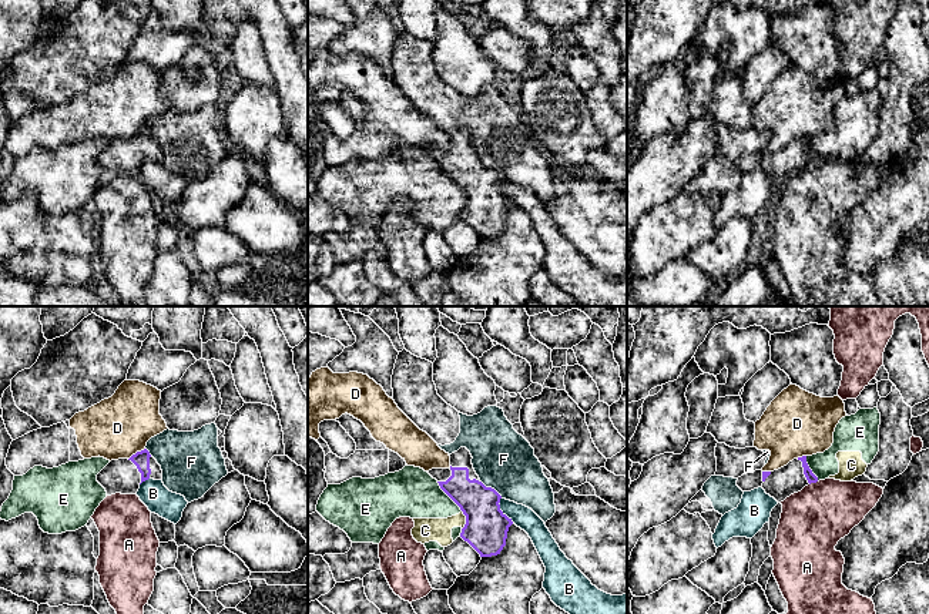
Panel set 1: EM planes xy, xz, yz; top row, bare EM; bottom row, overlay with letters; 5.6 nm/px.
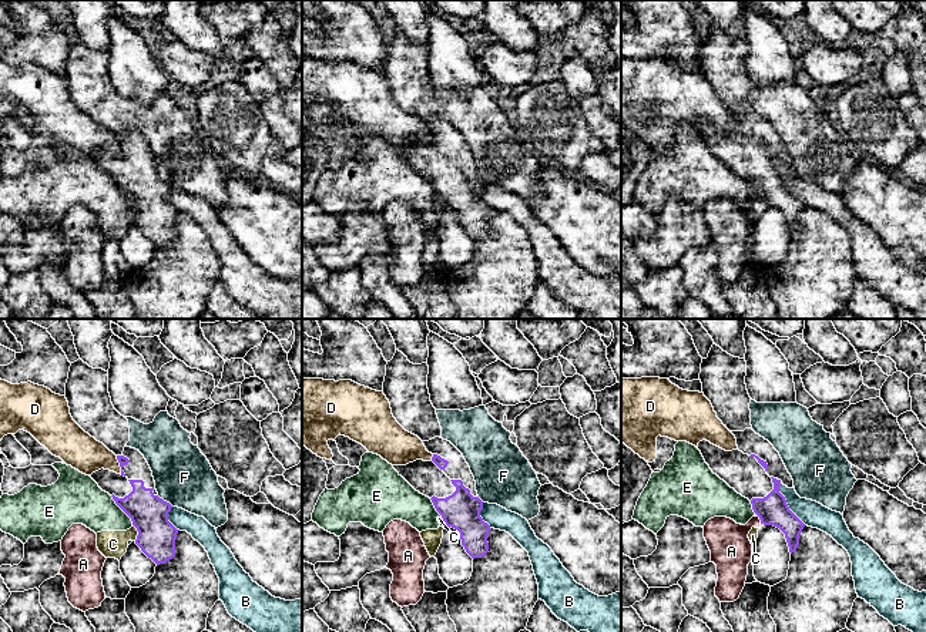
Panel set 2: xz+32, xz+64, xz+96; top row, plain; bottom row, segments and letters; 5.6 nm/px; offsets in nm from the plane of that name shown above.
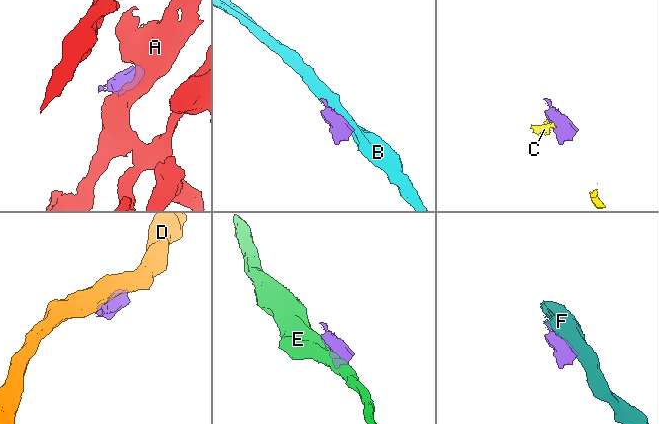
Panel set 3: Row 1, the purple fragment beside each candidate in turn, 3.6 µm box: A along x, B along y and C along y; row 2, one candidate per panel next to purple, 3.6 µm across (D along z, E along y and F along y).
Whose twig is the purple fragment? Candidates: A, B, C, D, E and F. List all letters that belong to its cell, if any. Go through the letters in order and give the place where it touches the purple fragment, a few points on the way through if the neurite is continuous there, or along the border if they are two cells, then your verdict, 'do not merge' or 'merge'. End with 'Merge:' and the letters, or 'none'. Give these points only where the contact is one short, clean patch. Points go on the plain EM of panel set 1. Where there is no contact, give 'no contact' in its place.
A: yz (812, 163) | along yz (817, 161), (810, 165) | do not merge
B: xz (500, 191) | do not merge
C: xz (466, 201) | along xz (462, 191), (465, 197), (465, 207), (462, 210) | do not merge
D: xy (137, 133) | do not merge
E: xz (448, 175) | do not merge
F: xz (490, 168) | do not merge
Merge: none

